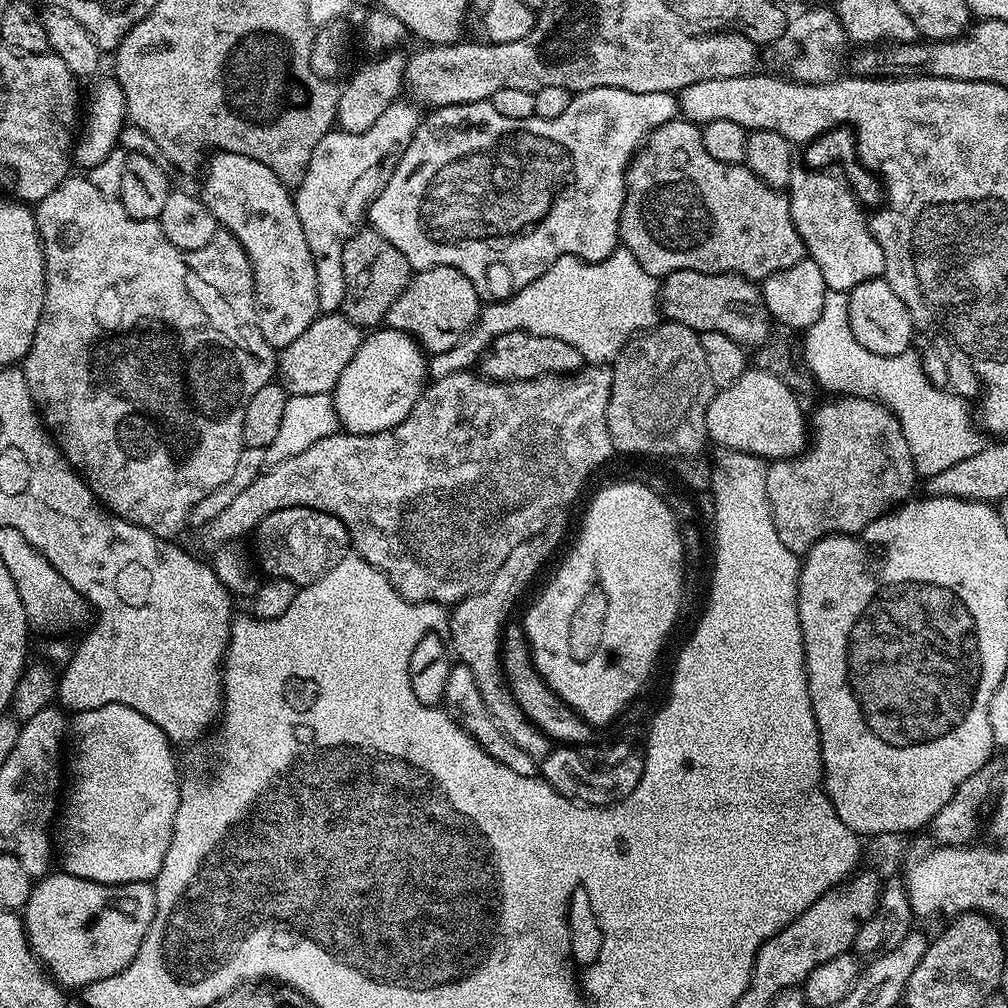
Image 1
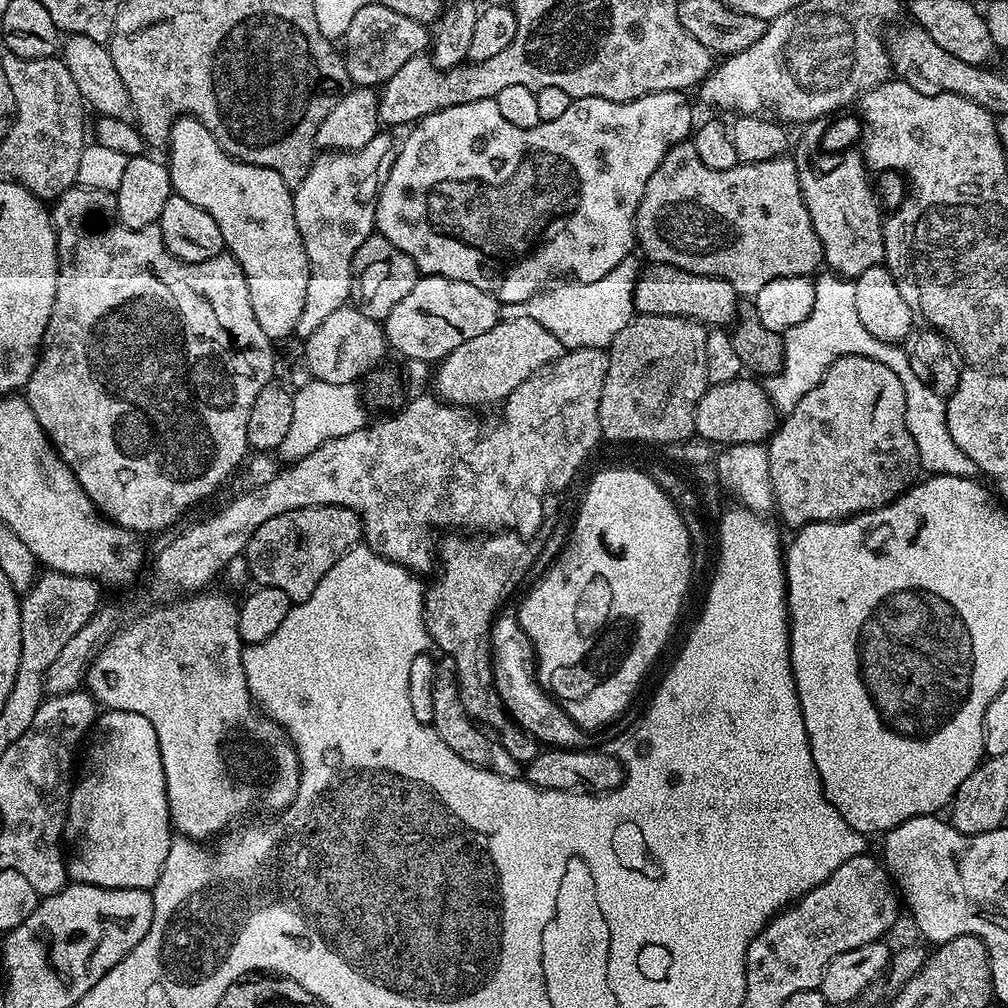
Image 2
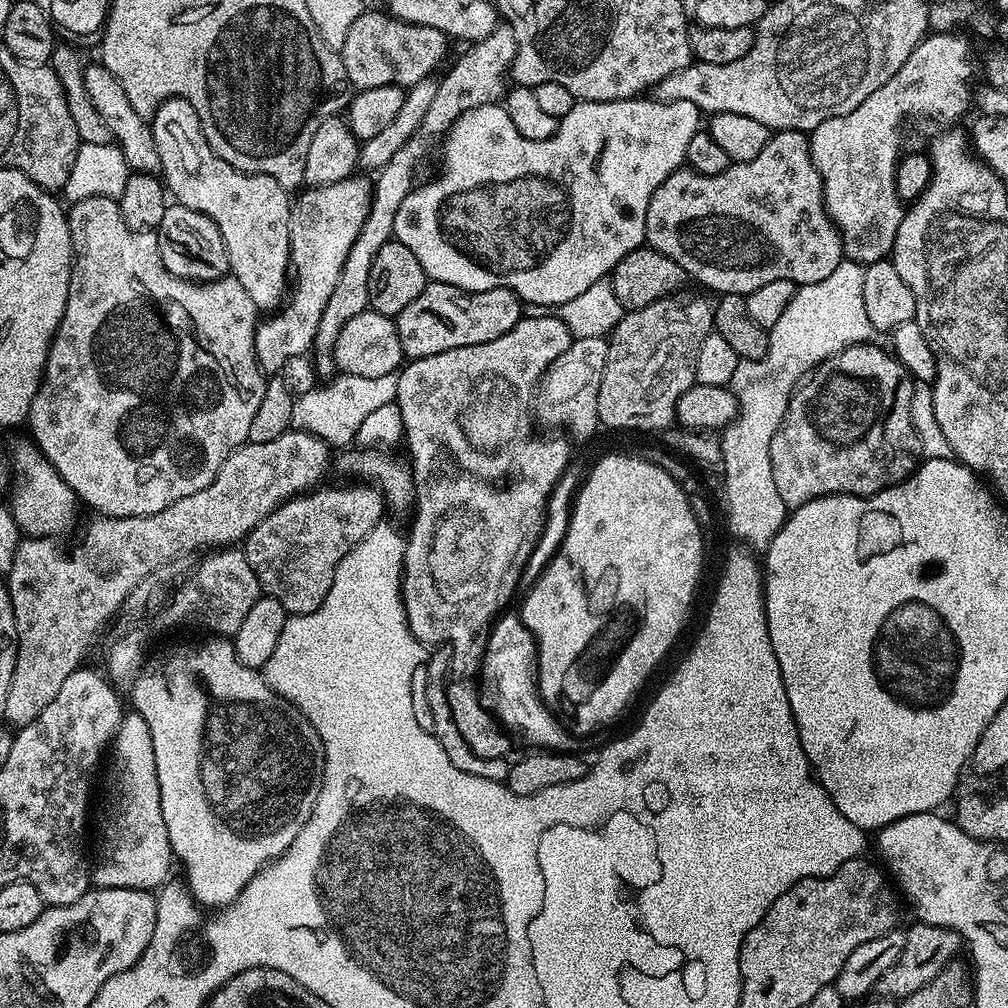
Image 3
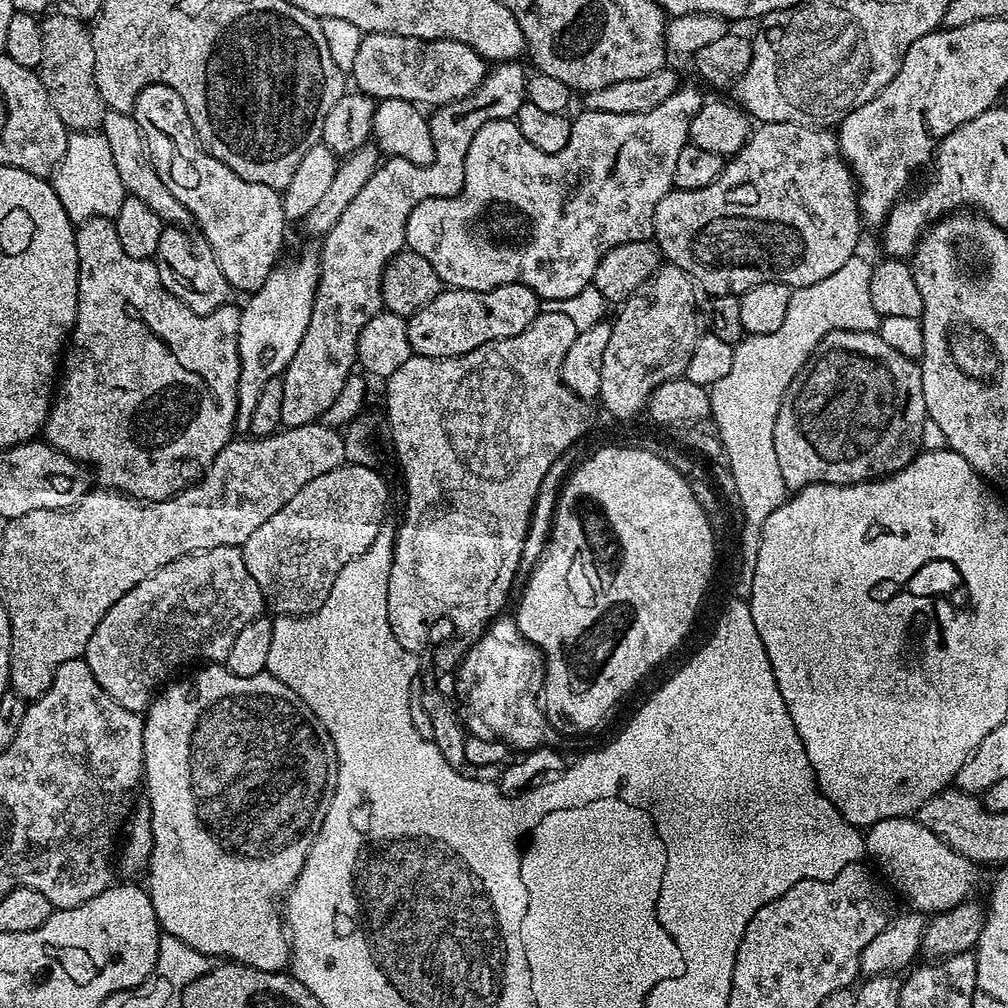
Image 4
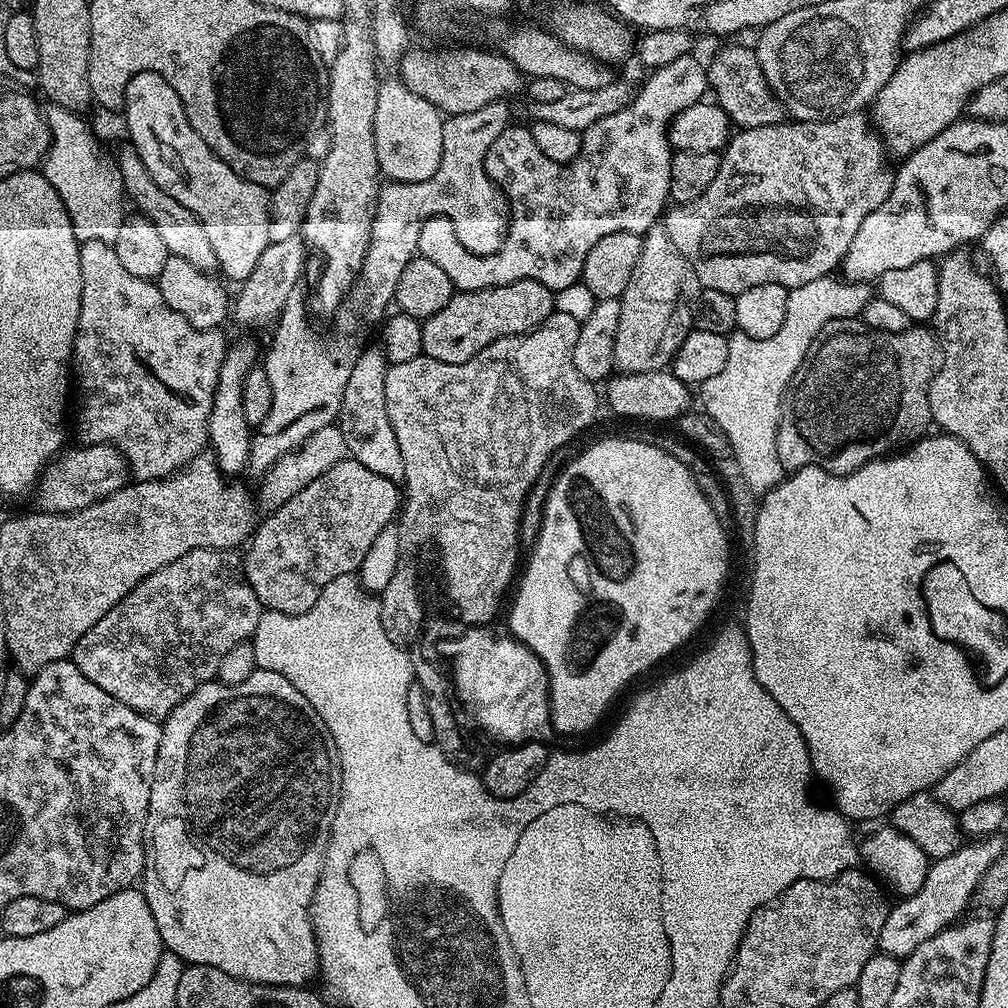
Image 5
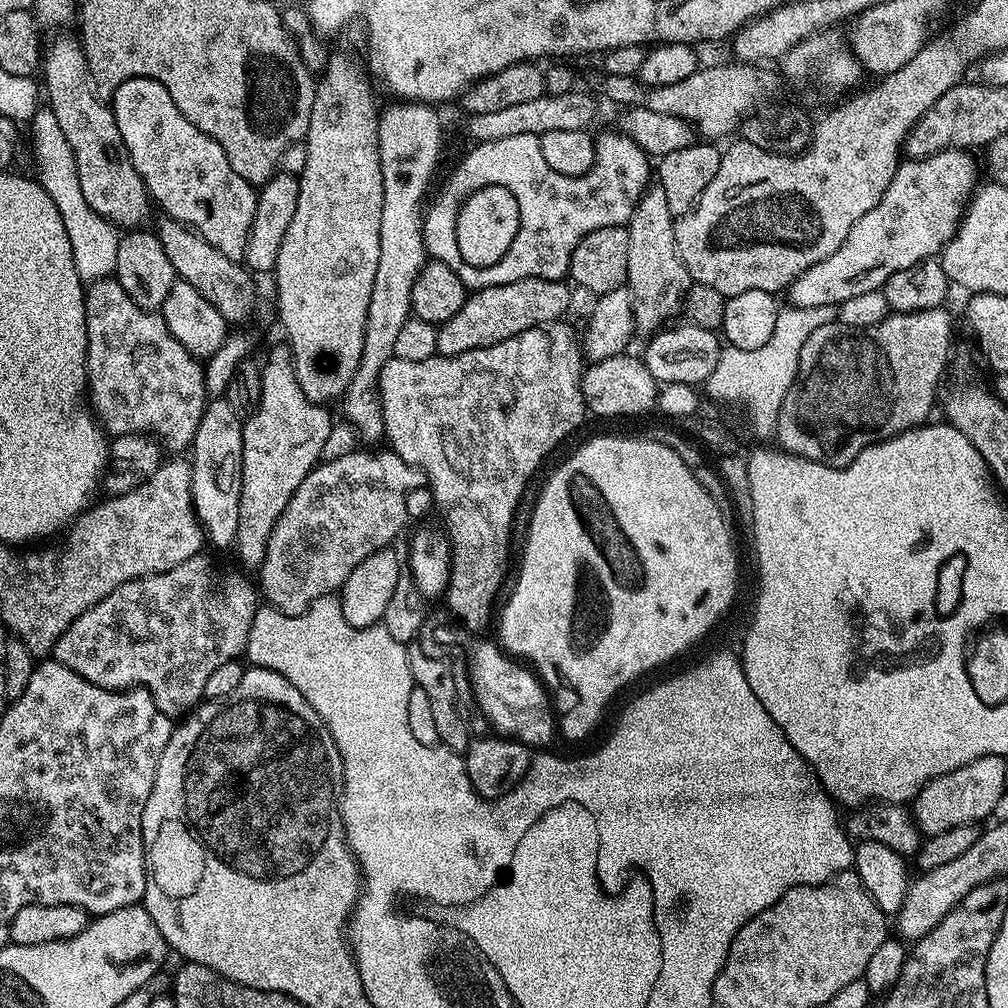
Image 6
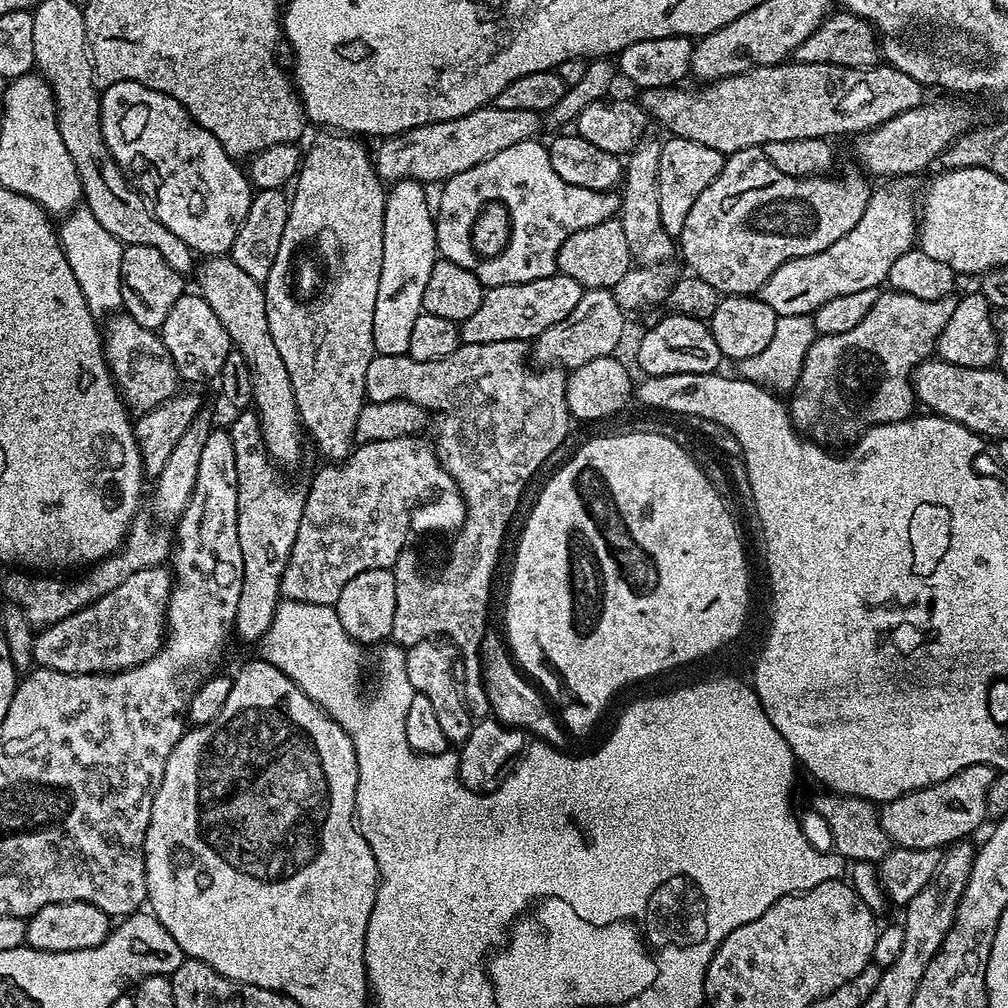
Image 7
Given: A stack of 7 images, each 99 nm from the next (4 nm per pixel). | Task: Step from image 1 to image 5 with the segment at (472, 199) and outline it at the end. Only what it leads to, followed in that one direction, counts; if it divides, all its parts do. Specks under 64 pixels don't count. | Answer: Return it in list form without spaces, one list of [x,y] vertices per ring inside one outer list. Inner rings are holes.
[[[689,54],[682,58],[677,58],[675,62],[666,62],[666,66],[661,68],[653,68],[647,75],[648,81],[641,88],[638,88],[638,91],[632,97],[632,101],[625,108],[618,110],[618,114],[610,114],[610,118],[601,118],[600,121],[594,122],[594,126],[586,129],[580,138],[580,153],[569,164],[550,162],[550,158],[546,158],[546,154],[542,154],[542,150],[538,150],[538,146],[534,146],[534,138],[527,127],[516,128],[516,126],[509,126],[496,139],[494,146],[490,146],[490,150],[486,150],[484,169],[488,177],[496,184],[496,187],[508,197],[508,210],[510,213],[508,238],[493,256],[476,256],[470,250],[466,250],[466,246],[462,246],[462,242],[458,242],[458,238],[454,234],[454,226],[444,216],[432,216],[422,226],[422,230],[418,234],[419,255],[430,258],[430,262],[434,262],[448,275],[453,289],[462,292],[473,292],[483,288],[497,288],[498,286],[506,286],[510,282],[518,282],[519,280],[537,280],[542,282],[542,286],[559,290],[577,283],[581,279],[582,266],[586,262],[586,254],[590,254],[590,249],[601,238],[606,238],[606,234],[625,232],[626,234],[638,234],[643,237],[645,232],[649,232],[650,229],[657,227],[658,221],[663,217],[666,205],[670,200],[668,194],[670,190],[670,162],[672,161],[674,149],[668,142],[668,126],[679,112],[686,110],[686,106],[694,106],[705,99],[704,92],[707,93],[709,91],[708,70],[703,59],[700,61],[696,54]]]

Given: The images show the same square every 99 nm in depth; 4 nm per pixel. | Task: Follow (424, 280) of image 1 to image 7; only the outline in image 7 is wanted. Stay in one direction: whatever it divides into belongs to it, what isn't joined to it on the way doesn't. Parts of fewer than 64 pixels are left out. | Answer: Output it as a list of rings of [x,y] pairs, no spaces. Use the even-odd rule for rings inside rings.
[[[554,275],[538,278],[534,282],[507,284],[497,288],[487,289],[482,298],[482,306],[470,314],[459,325],[460,339],[465,344],[485,344],[486,342],[510,342],[522,340],[535,341],[554,322],[562,322],[574,306],[583,298],[584,287],[569,276]]]

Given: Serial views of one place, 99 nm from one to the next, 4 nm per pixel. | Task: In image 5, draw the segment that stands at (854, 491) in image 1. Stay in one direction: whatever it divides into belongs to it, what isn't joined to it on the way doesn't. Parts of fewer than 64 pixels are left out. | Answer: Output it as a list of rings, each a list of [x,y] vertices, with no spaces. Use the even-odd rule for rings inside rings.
[[[860,318],[826,322],[826,326],[822,326],[822,330],[814,338],[814,342],[810,342],[810,350],[804,355],[802,366],[796,371],[792,381],[788,383],[788,389],[784,391],[784,399],[780,406],[778,434],[776,435],[776,449],[778,450],[778,462],[782,462],[785,473],[791,474],[797,472],[800,468],[821,468],[835,476],[849,476],[854,470],[869,464],[871,460],[878,460],[889,454],[899,453],[915,444],[917,440],[923,440],[932,424],[928,391],[930,390],[932,375],[936,373],[937,367],[938,345],[935,335],[927,327],[913,326],[905,332],[886,334],[873,328],[867,328],[863,319]]]

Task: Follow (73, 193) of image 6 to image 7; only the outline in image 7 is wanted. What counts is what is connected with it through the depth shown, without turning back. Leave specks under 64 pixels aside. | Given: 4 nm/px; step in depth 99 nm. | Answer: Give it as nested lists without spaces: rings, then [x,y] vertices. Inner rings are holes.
[[[87,206],[73,208],[63,217],[62,223],[64,225],[59,225],[58,228],[60,245],[66,262],[70,262],[70,270],[74,278],[78,278],[78,286],[86,298],[86,306],[97,318],[119,313],[124,302],[120,293],[122,290],[120,279],[125,245],[121,244],[118,238],[114,238],[110,230],[106,230],[98,223],[98,218],[94,218],[94,214]]]

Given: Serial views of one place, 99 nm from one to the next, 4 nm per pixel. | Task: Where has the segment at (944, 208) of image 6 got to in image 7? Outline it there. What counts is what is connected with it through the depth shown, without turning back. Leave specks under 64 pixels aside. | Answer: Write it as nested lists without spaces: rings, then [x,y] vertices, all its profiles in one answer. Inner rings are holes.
[[[888,182],[885,188],[877,187],[870,199],[858,226],[850,230],[834,246],[826,246],[818,254],[794,258],[760,287],[758,298],[770,306],[777,316],[811,316],[830,298],[842,298],[842,294],[854,294],[858,290],[879,289],[887,281],[890,266],[901,254],[906,254],[918,240],[916,208],[910,204],[907,183]]]

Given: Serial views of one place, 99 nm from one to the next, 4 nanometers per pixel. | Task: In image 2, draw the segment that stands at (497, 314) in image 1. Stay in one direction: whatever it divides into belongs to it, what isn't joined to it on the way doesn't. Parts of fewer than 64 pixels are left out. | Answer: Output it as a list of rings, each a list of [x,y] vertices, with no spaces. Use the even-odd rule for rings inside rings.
[[[635,255],[627,256],[621,264],[614,266],[614,270],[610,270],[610,274],[606,274],[606,278],[598,278],[598,282],[586,282],[585,284],[579,282],[560,282],[555,286],[549,287],[547,290],[541,290],[536,295],[530,297],[525,304],[511,305],[511,315],[534,318],[534,322],[538,322],[538,326],[546,326],[546,330],[550,330],[550,334],[554,334],[554,338],[558,338],[558,342],[562,342],[565,349],[607,349],[608,345],[612,343],[613,338],[618,334],[618,330],[626,327],[634,315],[632,307],[634,302],[634,286],[636,285],[636,279],[640,277],[642,271],[642,264],[639,264],[636,259]]]

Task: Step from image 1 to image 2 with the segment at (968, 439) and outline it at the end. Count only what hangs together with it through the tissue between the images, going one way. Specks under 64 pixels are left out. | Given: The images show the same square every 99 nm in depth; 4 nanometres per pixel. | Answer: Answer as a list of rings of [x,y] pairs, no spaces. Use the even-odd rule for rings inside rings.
[[[827,275],[815,277],[814,310],[810,310],[804,322],[798,322],[798,326],[790,326],[790,330],[783,333],[784,364],[780,371],[767,377],[768,397],[772,399],[777,413],[792,412],[803,396],[814,390],[818,382],[822,382],[826,370],[838,358],[874,358],[874,362],[890,366],[890,370],[898,374],[898,382],[902,382],[902,390],[906,394],[906,426],[910,430],[910,438],[914,438],[914,446],[918,446],[921,469],[933,476],[962,476],[971,473],[974,465],[970,458],[966,458],[966,454],[962,454],[962,450],[958,450],[958,446],[954,446],[950,438],[950,430],[946,426],[945,397],[934,394],[931,384],[922,379],[909,353],[907,356],[900,344],[882,342],[874,338],[874,334],[866,330],[866,326],[862,326],[858,319],[858,306],[854,306],[855,283],[842,276]]]

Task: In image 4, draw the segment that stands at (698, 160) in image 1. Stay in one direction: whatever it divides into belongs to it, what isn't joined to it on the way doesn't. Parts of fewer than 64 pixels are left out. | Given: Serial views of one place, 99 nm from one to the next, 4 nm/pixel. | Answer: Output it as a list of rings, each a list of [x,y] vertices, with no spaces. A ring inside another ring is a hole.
[[[774,122],[773,124],[760,124],[753,131],[751,138],[742,146],[742,150],[731,157],[724,165],[724,173],[710,186],[702,186],[702,190],[682,190],[676,188],[667,192],[658,202],[658,210],[654,210],[654,230],[652,235],[660,248],[661,257],[667,263],[678,266],[683,272],[691,274],[697,282],[707,290],[709,297],[738,296],[754,286],[762,286],[762,282],[782,282],[788,284],[793,290],[814,286],[814,282],[822,282],[822,278],[830,278],[834,270],[839,270],[845,262],[857,255],[860,244],[860,201],[856,181],[852,169],[840,155],[839,139],[831,131],[823,128],[807,128],[794,122]]]

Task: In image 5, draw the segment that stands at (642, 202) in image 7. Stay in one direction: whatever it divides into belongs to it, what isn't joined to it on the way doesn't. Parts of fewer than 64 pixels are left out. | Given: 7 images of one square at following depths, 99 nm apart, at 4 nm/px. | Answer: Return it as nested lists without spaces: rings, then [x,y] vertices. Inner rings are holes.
[[[663,226],[645,232],[642,239],[644,249],[638,258],[638,266],[619,299],[618,334],[614,336],[612,362],[615,371],[620,374],[659,372],[671,365],[676,351],[693,331],[694,305],[702,291],[690,262],[678,254]]]

